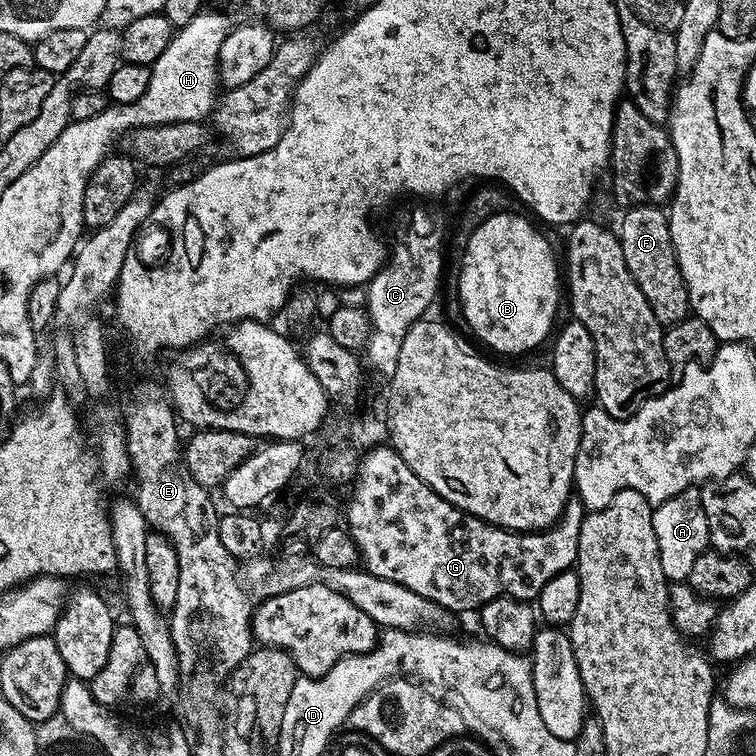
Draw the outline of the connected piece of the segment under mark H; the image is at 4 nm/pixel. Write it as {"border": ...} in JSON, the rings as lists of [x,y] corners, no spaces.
{"border":[[[205,10],[199,12],[193,20],[190,22],[186,22],[186,26],[182,26],[178,29],[178,31],[173,35],[172,41],[170,42],[170,46],[166,46],[166,50],[162,50],[162,58],[158,58],[157,60],[152,63],[151,70],[152,73],[150,74],[150,86],[146,86],[146,94],[142,94],[142,98],[138,98],[138,102],[134,102],[133,104],[112,104],[109,107],[106,107],[102,110],[102,114],[94,114],[94,118],[86,118],[85,120],[73,120],[70,124],[70,130],[72,130],[72,124],[78,130],[100,130],[100,132],[104,132],[106,134],[106,146],[78,146],[78,152],[82,152],[82,156],[80,158],[76,158],[78,162],[76,162],[76,166],[80,168],[80,170],[84,170],[86,174],[84,177],[86,179],[90,178],[90,174],[92,171],[97,168],[107,158],[108,155],[117,147],[119,136],[127,137],[129,134],[135,132],[137,129],[142,127],[154,127],[158,126],[159,124],[168,124],[168,123],[182,123],[186,122],[187,120],[196,120],[196,121],[203,121],[205,118],[211,117],[215,106],[216,101],[218,99],[218,91],[216,92],[216,88],[218,89],[218,73],[216,71],[216,63],[218,62],[218,52],[222,50],[222,42],[227,38],[230,31],[230,23],[228,24],[228,20],[226,17],[223,16],[220,12],[211,12],[211,10]]]}

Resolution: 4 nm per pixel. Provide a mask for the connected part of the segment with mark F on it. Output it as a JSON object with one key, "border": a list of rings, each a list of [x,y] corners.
{"border":[[[639,204],[627,209],[623,215],[620,228],[618,227],[622,258],[626,258],[626,266],[638,290],[642,290],[646,302],[650,302],[650,310],[654,310],[654,318],[658,318],[662,326],[685,320],[690,314],[688,291],[670,238],[672,226],[667,211],[654,204]]]}

